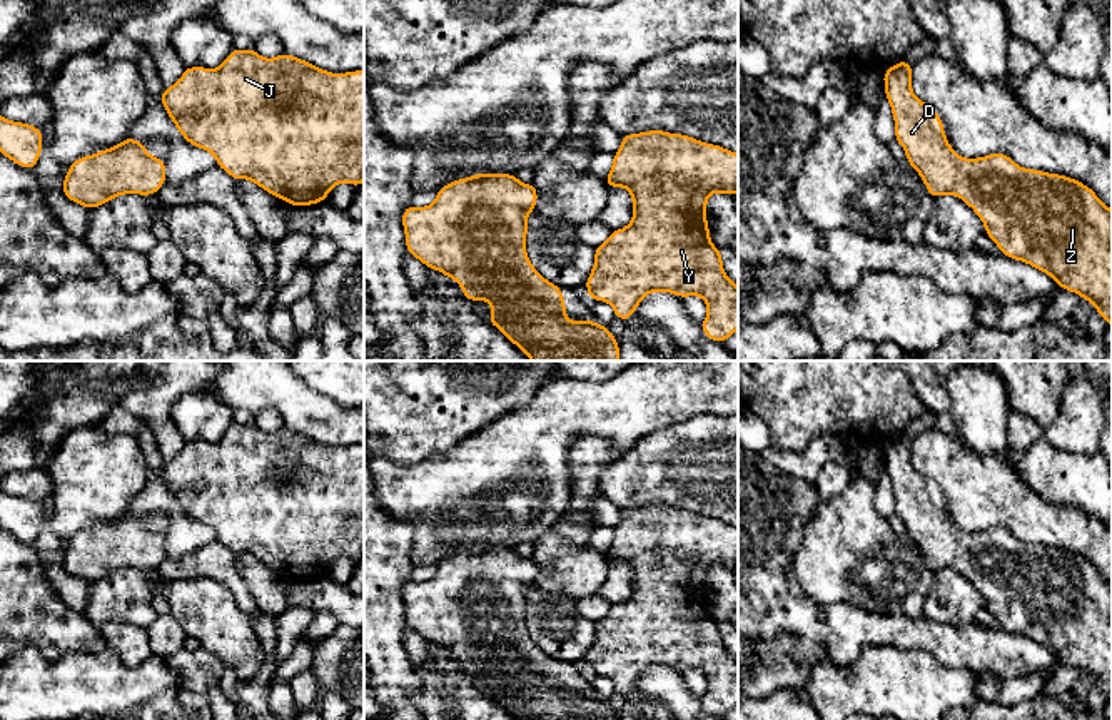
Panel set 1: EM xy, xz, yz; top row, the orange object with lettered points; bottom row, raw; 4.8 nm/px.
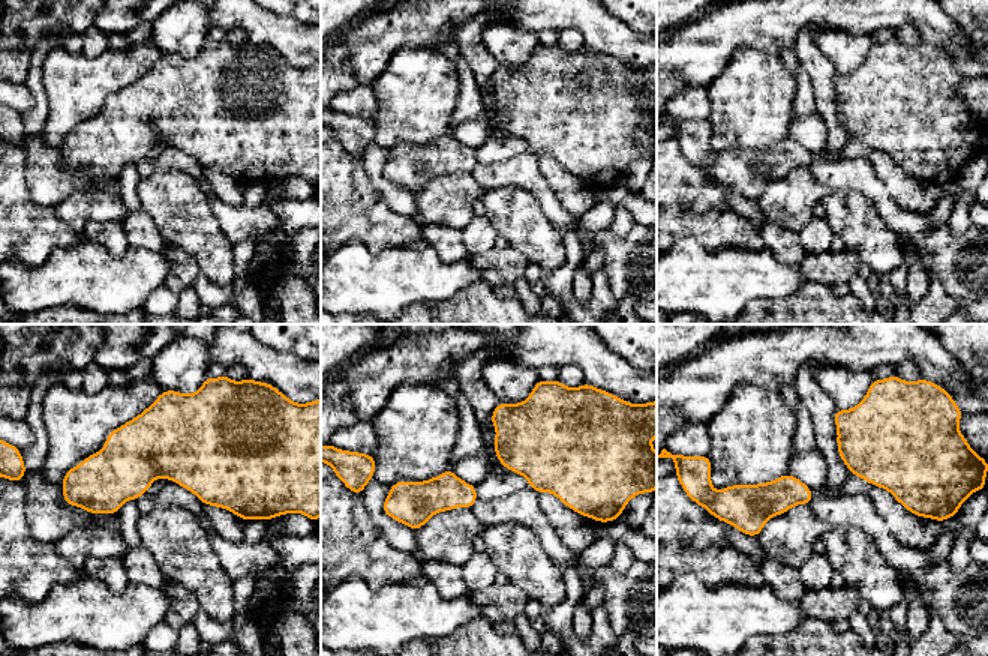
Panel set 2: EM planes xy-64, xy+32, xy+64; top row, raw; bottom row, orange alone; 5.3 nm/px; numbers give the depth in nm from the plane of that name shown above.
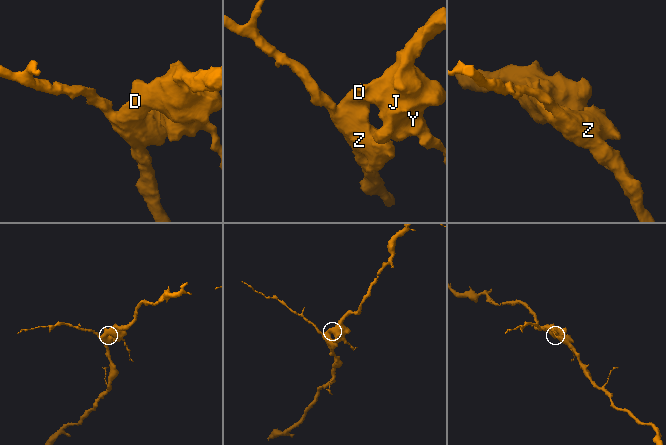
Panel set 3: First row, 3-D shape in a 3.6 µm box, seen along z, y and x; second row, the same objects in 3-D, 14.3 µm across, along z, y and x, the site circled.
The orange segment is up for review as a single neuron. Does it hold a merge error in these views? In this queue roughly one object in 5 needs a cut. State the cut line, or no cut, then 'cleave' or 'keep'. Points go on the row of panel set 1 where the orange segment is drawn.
no cut; keep

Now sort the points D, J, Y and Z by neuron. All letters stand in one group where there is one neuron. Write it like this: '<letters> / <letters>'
D J Y Z

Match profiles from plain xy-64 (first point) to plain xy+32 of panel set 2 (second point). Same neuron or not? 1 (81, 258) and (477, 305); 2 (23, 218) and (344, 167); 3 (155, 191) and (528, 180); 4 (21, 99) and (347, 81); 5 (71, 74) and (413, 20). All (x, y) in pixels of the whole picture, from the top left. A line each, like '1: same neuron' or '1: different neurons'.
1: different neurons
2: same neuron
3: different neurons
4: different neurons
5: different neurons

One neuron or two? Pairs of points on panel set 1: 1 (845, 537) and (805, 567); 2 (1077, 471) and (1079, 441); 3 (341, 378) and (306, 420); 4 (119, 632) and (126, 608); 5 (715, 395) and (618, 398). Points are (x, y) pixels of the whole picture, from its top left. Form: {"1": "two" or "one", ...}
{"1": "one", "2": "two", "3": "two", "4": "two", "5": "one"}

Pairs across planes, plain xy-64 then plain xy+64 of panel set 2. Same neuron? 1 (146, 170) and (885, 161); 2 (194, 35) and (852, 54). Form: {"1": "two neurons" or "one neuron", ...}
{"1": "two neurons", "2": "one neuron"}

